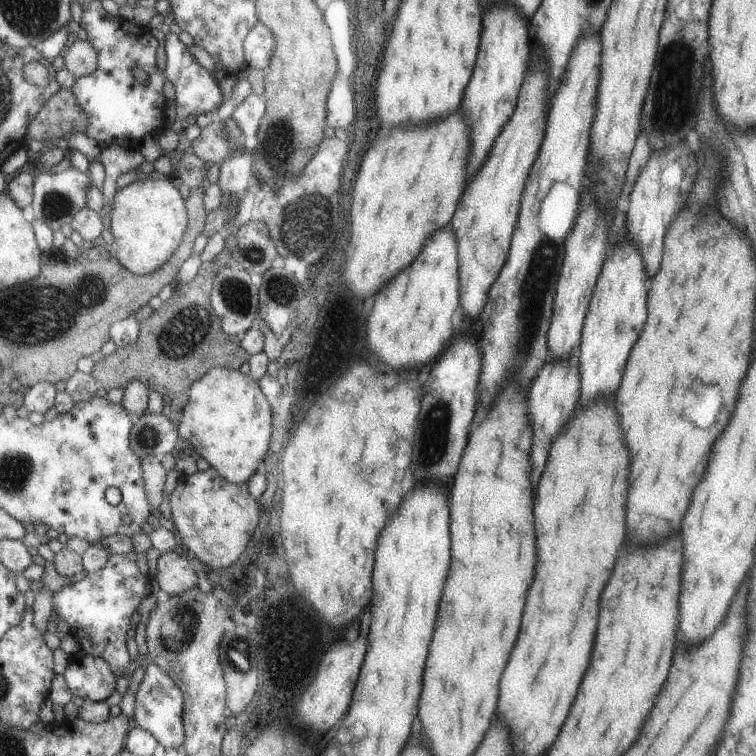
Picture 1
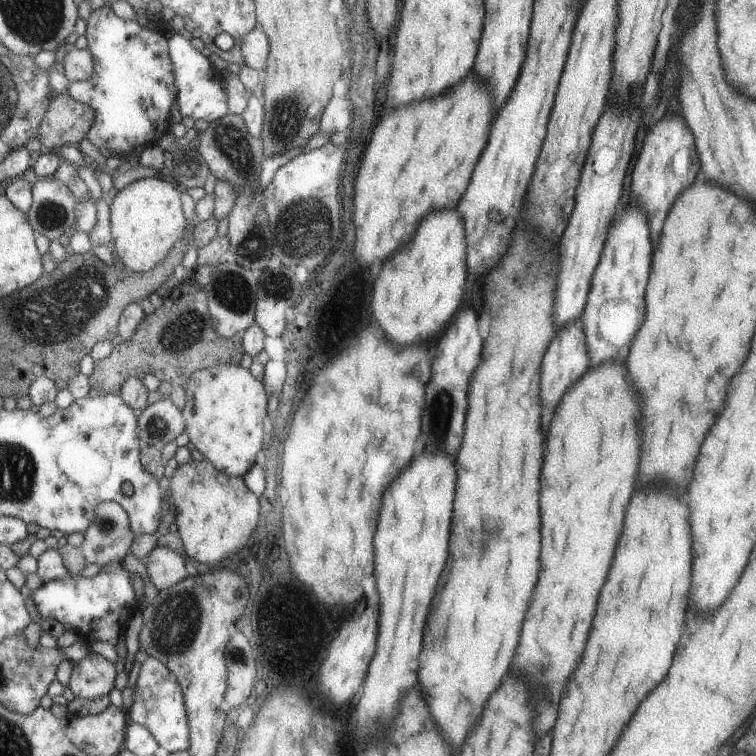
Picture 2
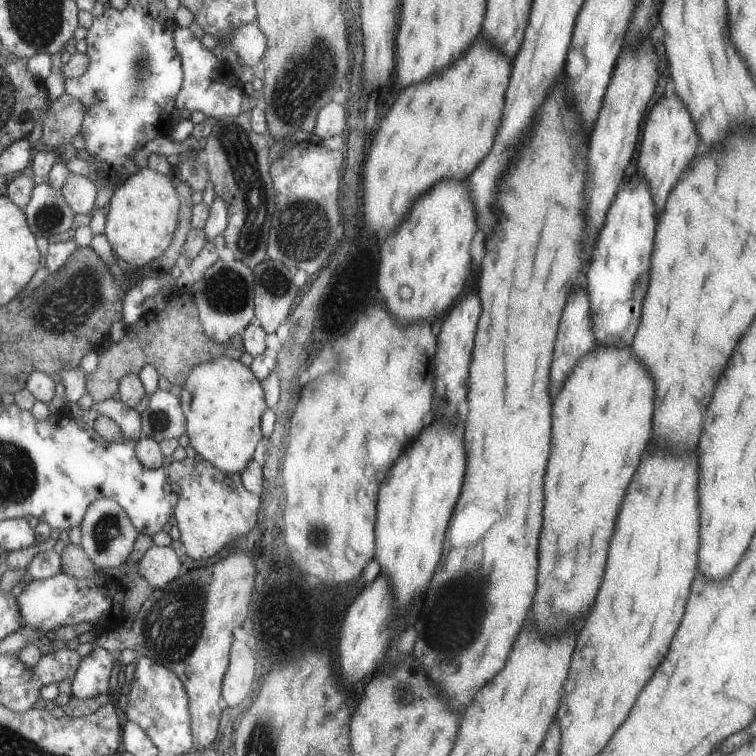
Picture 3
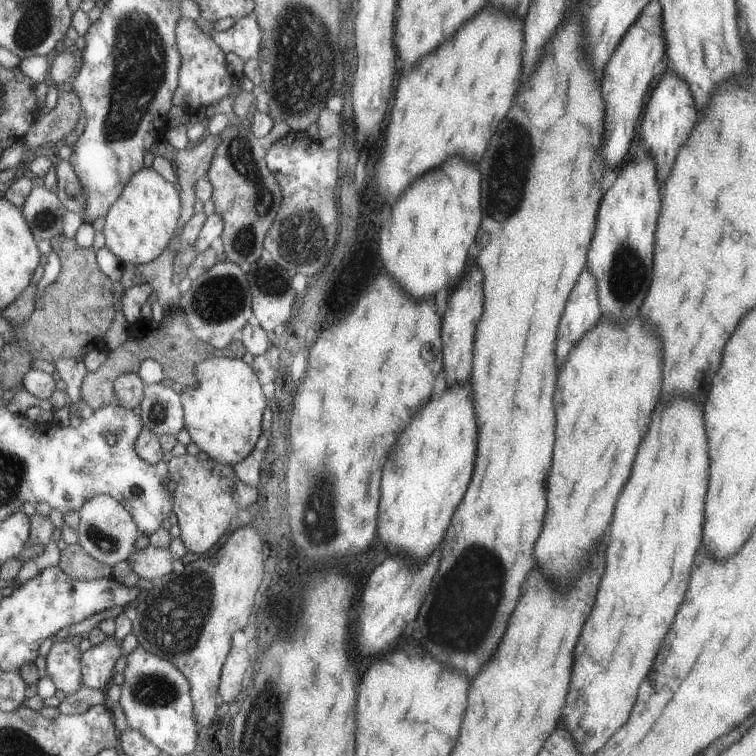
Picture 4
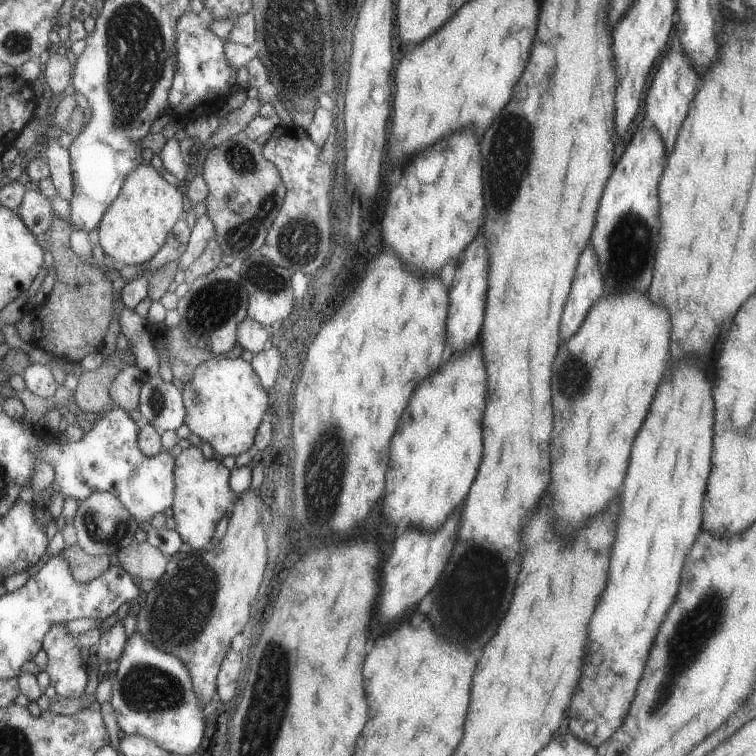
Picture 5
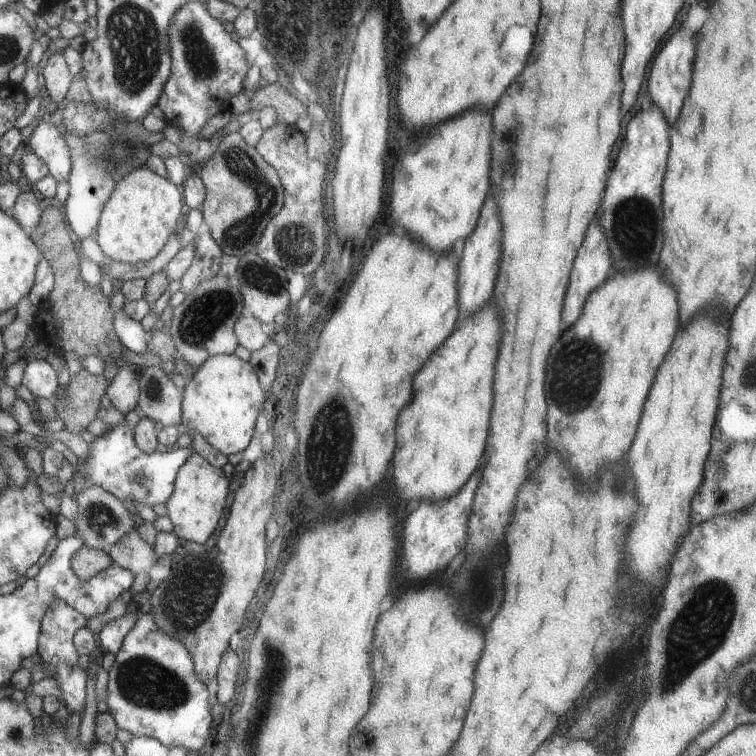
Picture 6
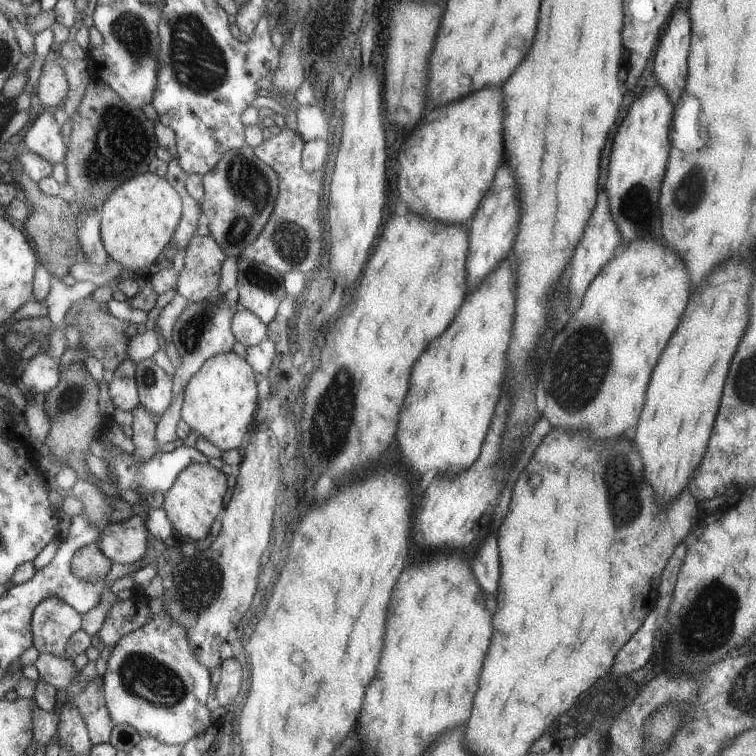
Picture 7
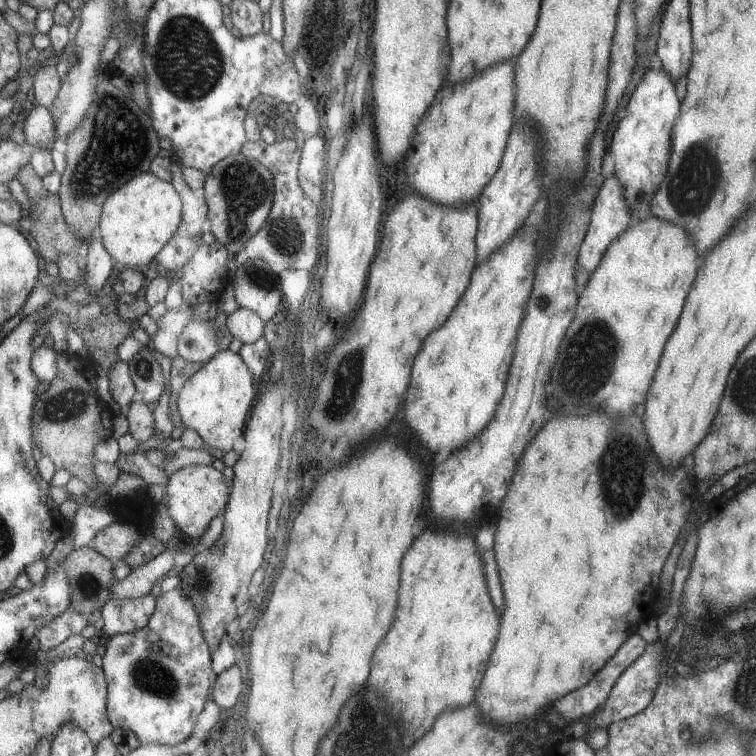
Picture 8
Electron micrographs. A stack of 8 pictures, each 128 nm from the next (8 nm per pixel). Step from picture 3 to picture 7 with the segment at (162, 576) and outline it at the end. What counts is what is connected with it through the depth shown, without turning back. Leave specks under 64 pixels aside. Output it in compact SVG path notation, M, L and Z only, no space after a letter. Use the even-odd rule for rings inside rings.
M134 515L122 522L107 523L95 540L97 548L112 562L133 564L147 548L146 526Z

